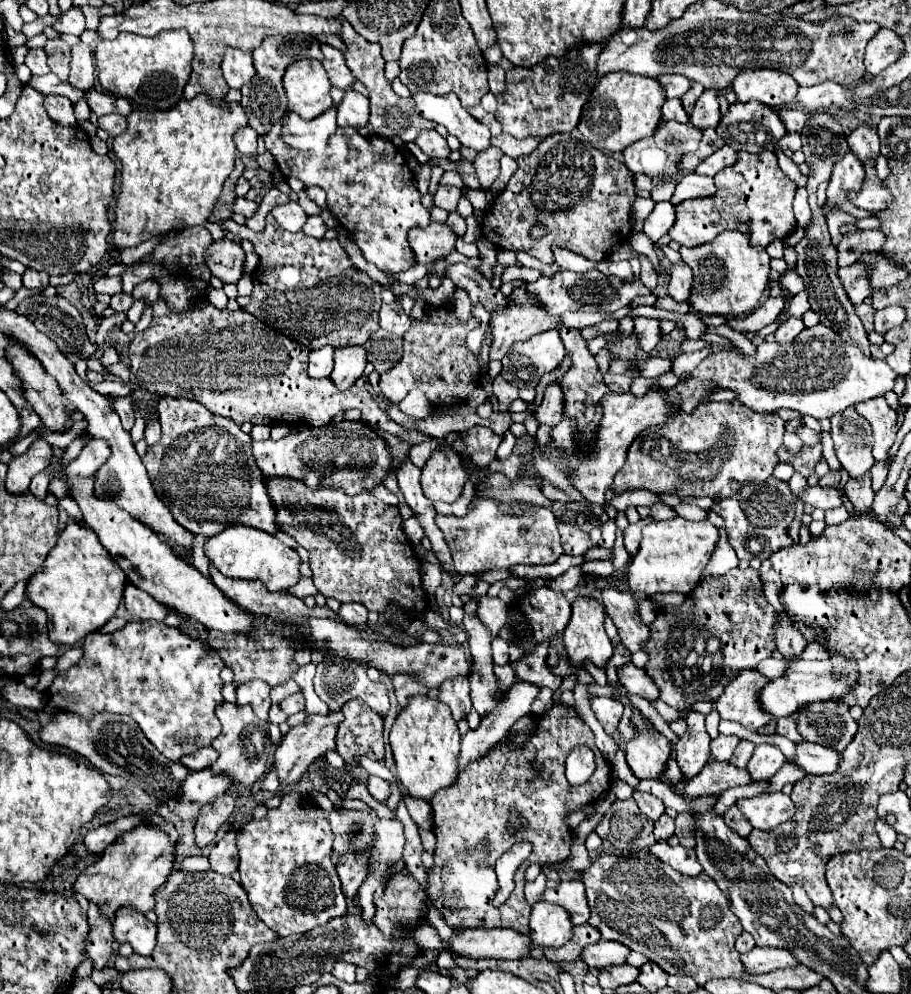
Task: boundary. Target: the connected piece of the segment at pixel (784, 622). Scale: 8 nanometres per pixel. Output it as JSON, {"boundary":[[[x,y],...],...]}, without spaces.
{"boundary":[[[783,612],[777,616],[777,622],[775,622],[775,642],[777,642],[777,650],[783,654],[785,660],[801,654],[801,650],[807,646],[807,640],[803,638],[803,634],[799,634],[793,620]]]}

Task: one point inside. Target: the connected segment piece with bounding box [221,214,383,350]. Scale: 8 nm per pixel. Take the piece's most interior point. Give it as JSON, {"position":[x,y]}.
{"position":[341,304]}

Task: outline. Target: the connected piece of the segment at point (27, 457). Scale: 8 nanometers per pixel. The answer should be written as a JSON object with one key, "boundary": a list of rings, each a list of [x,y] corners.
{"boundary":[[[35,440],[29,450],[21,456],[15,456],[9,462],[7,472],[7,490],[11,494],[23,494],[29,488],[29,482],[35,474],[39,474],[43,468],[49,466],[49,460],[53,458],[53,448],[45,440]]]}

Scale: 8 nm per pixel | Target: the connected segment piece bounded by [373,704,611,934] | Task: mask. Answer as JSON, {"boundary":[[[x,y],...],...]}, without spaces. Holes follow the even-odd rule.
{"boundary":[[[555,704],[538,716],[536,723],[535,734],[523,748],[511,750],[495,744],[485,758],[471,762],[457,776],[455,786],[447,786],[447,790],[439,790],[439,794],[435,794],[431,806],[437,848],[433,854],[433,866],[425,870],[427,888],[423,890],[407,868],[395,872],[387,880],[381,898],[375,900],[377,918],[373,918],[375,926],[379,926],[383,934],[397,934],[399,926],[419,926],[419,922],[427,918],[427,906],[431,904],[441,912],[453,930],[513,928],[521,934],[527,934],[531,904],[523,894],[525,884],[521,872],[515,878],[515,890],[511,892],[509,900],[499,908],[491,904],[495,892],[499,890],[495,860],[515,842],[529,840],[535,844],[535,852],[521,866],[521,870],[529,864],[565,862],[569,858],[569,846],[573,842],[573,836],[563,822],[565,814],[569,814],[575,806],[599,800],[601,794],[611,788],[611,766],[595,746],[591,728],[577,716],[573,708]],[[575,746],[589,746],[595,750],[597,768],[583,786],[569,786],[565,778],[565,758]],[[529,762],[535,762],[539,768],[543,768],[543,778],[533,776]],[[511,810],[515,810],[519,818],[527,820],[527,824],[517,828],[515,834],[509,832]]]}

